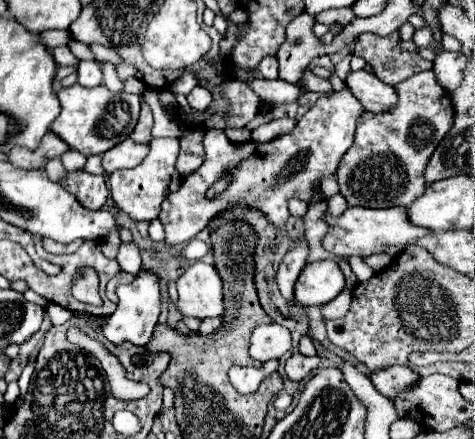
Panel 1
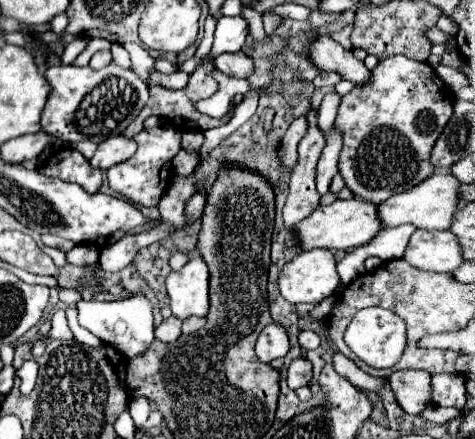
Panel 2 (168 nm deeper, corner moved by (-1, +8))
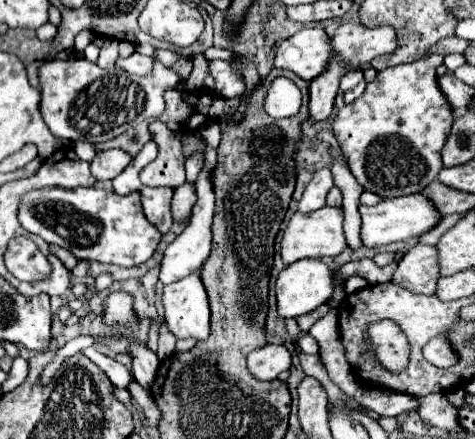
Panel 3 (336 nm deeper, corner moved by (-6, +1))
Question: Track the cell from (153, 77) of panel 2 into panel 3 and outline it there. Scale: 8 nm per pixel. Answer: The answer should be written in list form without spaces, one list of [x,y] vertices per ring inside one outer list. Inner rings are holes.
[[[132,53],[128,59],[118,59],[116,65],[124,67],[128,73],[134,73],[134,75],[148,75],[152,71],[152,57]]]

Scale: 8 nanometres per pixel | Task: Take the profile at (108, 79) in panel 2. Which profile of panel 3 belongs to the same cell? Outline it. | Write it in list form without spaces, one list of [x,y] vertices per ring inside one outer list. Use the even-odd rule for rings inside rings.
[[[86,59],[46,61],[40,67],[40,111],[52,135],[68,141],[104,143],[142,121],[156,119],[164,111],[164,91],[180,85],[182,77],[154,63],[154,71],[146,77],[136,77],[124,69],[102,69]]]

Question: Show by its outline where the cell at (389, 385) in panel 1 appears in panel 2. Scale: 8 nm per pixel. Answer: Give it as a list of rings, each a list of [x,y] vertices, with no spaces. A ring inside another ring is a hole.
[[[417,370],[393,372],[389,376],[389,384],[399,406],[407,414],[421,414],[427,406],[431,406],[429,400],[431,380],[427,372],[417,372]]]

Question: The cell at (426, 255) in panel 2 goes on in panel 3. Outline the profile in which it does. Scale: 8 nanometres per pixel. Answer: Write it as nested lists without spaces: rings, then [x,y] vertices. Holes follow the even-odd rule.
[[[416,243],[398,263],[398,269],[392,279],[406,289],[428,293],[428,295],[434,293],[436,283],[440,279],[436,245]]]

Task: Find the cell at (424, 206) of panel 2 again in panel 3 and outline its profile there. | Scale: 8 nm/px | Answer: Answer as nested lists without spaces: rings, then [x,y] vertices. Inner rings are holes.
[[[408,195],[408,197],[394,197],[394,199],[384,199],[374,207],[362,207],[360,205],[360,215],[362,215],[362,243],[364,247],[382,247],[388,243],[396,241],[408,241],[408,239],[418,239],[430,229],[434,229],[442,215],[436,211],[434,203],[422,195]]]

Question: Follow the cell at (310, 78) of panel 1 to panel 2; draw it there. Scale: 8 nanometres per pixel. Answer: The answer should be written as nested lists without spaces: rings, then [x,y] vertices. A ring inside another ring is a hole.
[[[331,92],[323,98],[321,102],[321,108],[317,112],[317,118],[319,118],[319,130],[321,132],[329,132],[335,124],[335,114],[337,114],[337,108],[339,108],[339,102],[341,102],[341,96],[337,92]]]

